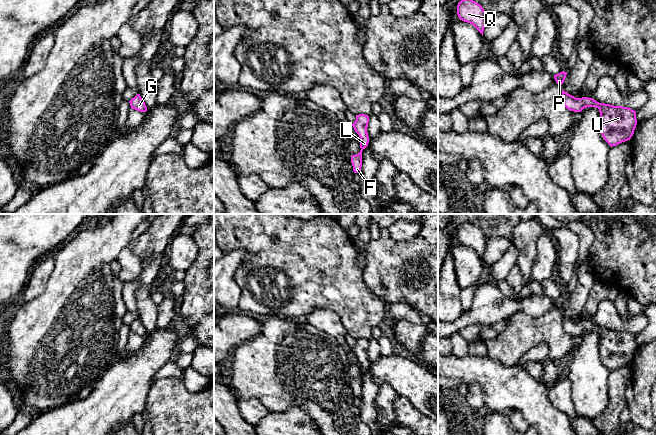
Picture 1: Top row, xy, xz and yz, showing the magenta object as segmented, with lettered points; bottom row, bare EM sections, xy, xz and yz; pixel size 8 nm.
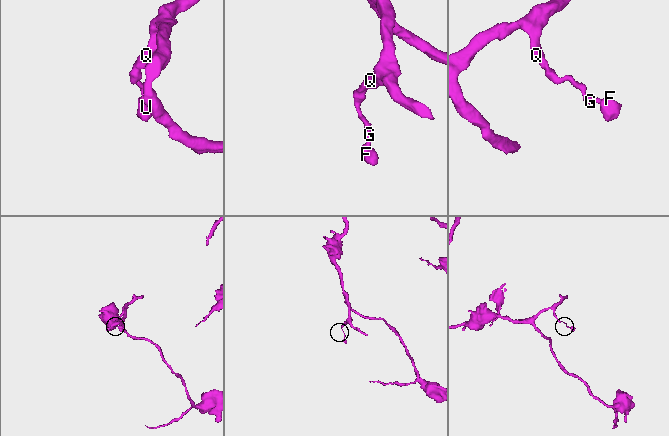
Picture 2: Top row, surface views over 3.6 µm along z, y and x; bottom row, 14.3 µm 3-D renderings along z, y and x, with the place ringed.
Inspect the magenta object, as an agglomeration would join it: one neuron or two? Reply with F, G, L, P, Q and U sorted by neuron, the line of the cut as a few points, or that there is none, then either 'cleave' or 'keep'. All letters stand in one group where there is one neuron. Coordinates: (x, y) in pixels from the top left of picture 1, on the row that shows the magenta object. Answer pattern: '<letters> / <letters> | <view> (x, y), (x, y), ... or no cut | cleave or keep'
F G L P Q U | no cut | keep

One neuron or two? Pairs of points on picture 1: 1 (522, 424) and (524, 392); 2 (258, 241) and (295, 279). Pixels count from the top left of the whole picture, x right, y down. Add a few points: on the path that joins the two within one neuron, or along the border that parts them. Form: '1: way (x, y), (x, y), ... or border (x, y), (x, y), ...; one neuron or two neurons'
1: border (513, 409), (518, 409), (529, 424); two neurons
2: way (268, 250), (287, 269); one neuron

